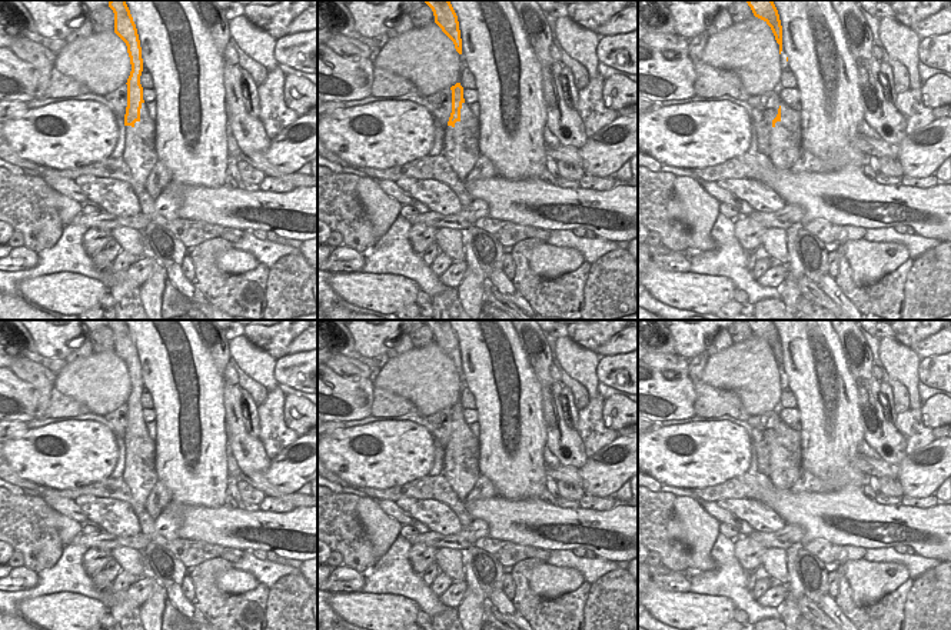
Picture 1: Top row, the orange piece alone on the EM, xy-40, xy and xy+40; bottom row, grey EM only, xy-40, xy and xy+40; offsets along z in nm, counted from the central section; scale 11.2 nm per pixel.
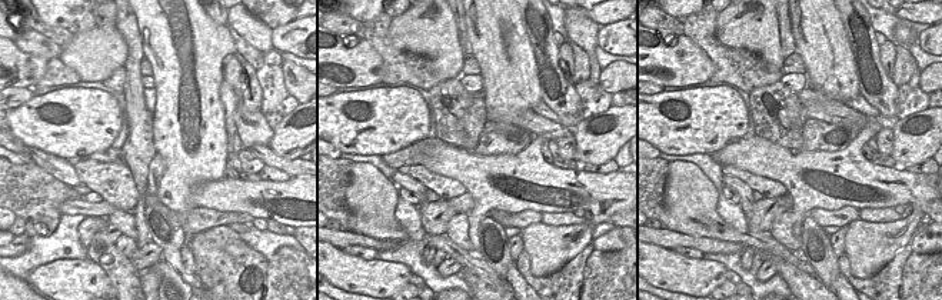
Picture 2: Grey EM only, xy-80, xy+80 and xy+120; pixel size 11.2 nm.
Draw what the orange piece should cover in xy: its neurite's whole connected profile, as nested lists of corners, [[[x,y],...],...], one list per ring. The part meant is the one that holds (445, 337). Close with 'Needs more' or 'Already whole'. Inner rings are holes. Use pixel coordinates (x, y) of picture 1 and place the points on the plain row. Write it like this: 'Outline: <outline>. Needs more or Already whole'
Outline: [[[425,320],[425,323],[432,329],[435,336],[435,343],[453,361],[456,371],[462,374],[462,359],[460,359],[459,341],[450,321]]]. Already whole

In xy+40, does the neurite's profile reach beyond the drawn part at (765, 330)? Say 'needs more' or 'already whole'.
already whole

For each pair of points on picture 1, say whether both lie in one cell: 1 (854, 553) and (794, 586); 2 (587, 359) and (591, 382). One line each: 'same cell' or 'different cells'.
1: different cells
2: same cell

